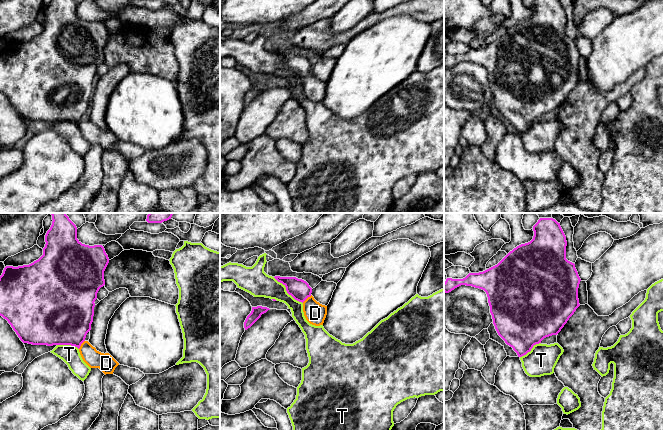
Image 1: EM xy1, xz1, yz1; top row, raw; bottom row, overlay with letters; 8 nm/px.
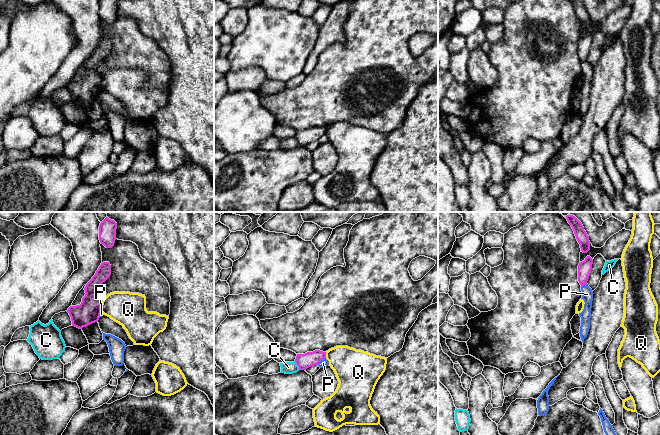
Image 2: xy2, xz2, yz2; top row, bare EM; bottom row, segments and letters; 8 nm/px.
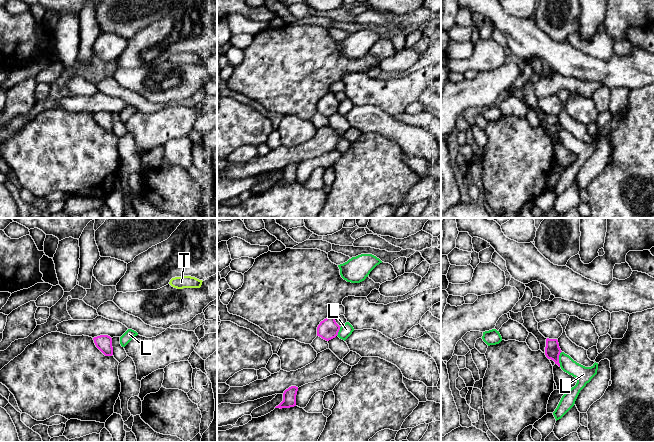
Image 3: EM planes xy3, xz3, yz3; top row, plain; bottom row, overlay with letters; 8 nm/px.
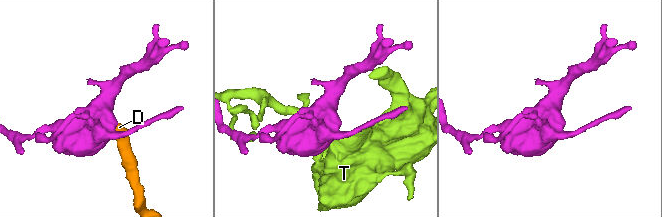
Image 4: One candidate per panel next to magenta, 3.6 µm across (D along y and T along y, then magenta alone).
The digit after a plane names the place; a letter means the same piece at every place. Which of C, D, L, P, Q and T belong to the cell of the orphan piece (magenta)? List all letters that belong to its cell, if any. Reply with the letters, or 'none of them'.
D

